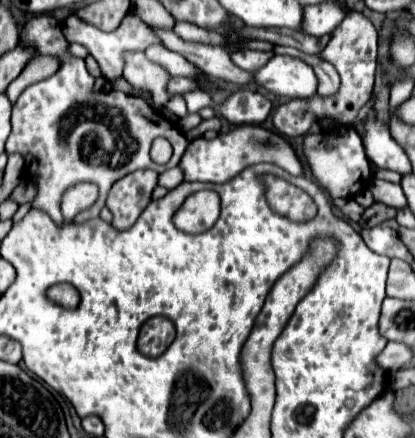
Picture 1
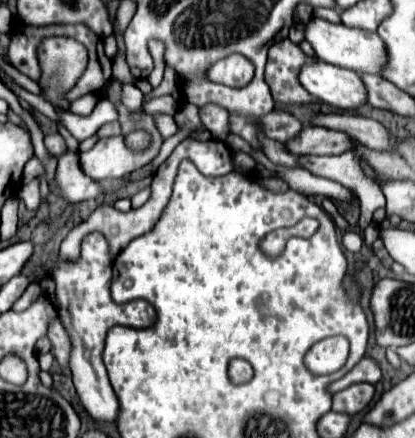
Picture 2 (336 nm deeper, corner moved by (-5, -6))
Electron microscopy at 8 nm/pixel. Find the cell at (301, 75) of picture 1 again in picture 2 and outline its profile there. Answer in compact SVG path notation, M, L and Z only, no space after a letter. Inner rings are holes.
M321 60L307 62L299 70L301 86L319 102L347 110L367 102L367 92L357 72L325 64Z

